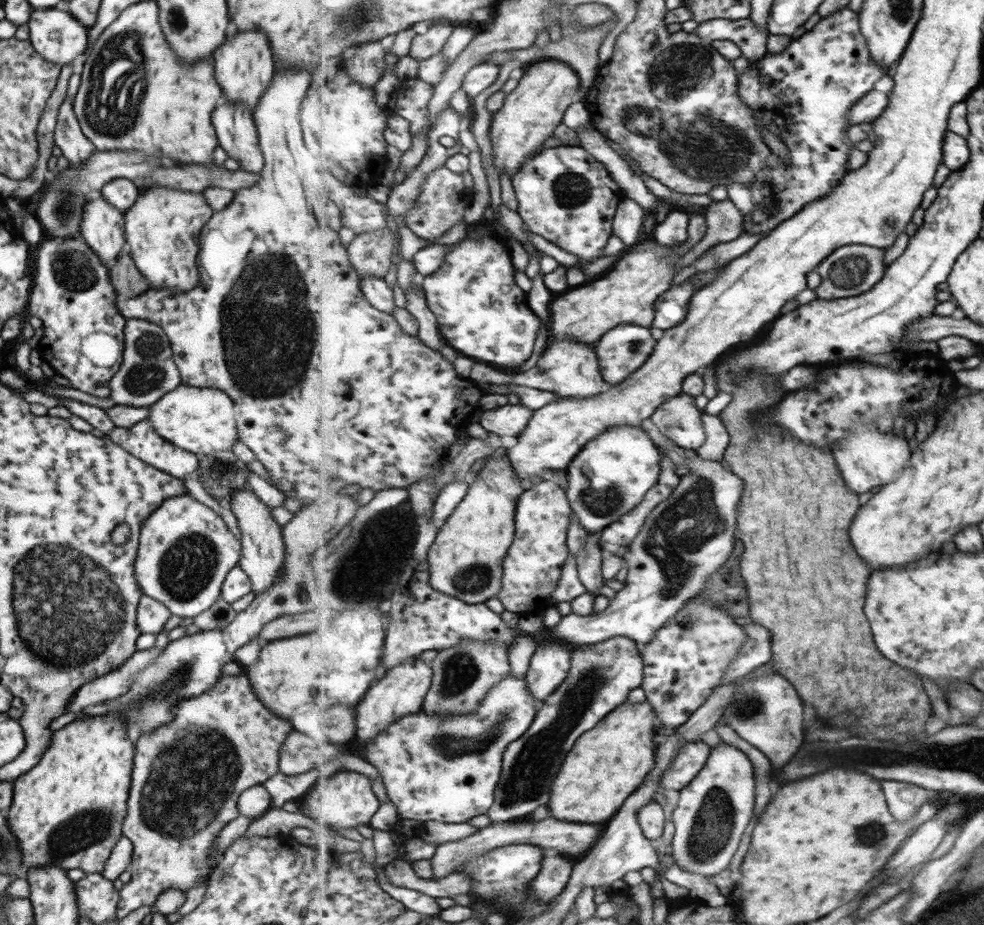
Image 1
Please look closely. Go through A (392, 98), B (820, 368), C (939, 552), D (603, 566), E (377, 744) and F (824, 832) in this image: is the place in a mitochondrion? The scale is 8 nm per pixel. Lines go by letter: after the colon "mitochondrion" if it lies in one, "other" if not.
A: other
B: other
C: other
D: other
E: other
F: other

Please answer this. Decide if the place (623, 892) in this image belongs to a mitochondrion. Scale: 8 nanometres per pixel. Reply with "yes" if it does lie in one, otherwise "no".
no

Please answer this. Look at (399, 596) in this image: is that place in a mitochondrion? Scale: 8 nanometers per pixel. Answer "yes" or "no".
no

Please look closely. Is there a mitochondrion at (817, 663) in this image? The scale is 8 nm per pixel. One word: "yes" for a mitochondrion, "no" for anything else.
no

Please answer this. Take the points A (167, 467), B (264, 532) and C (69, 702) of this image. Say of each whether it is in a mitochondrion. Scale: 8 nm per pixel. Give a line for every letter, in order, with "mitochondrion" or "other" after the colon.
A: other
B: other
C: other

